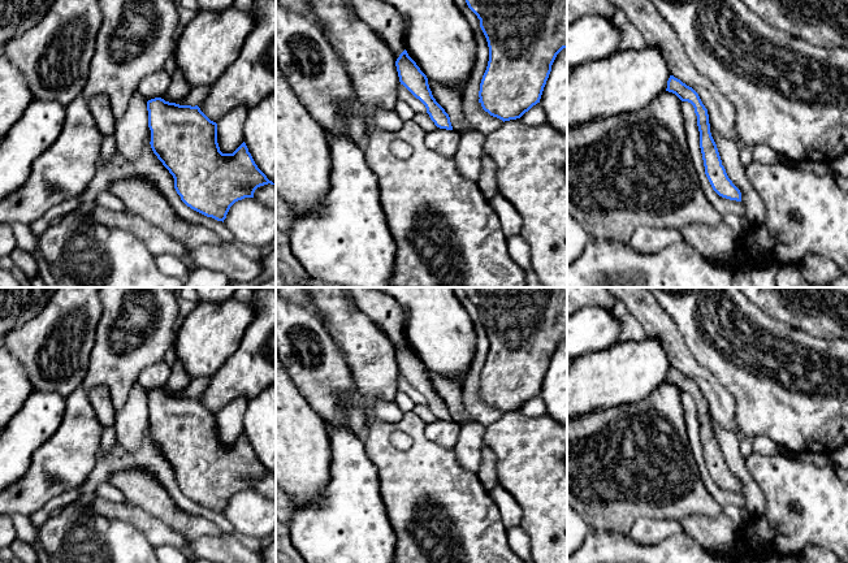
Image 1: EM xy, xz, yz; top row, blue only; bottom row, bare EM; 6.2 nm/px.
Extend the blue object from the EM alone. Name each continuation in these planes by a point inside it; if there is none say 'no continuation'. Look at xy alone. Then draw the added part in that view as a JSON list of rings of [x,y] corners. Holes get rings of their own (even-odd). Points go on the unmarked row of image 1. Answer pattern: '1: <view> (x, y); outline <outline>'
no continuation

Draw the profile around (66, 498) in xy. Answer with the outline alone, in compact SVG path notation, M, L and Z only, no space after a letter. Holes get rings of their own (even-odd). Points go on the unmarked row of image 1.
M73 488L55 498L52 498L43 508L30 516L30 521L34 528L40 528L40 525L49 517L53 510L72 504L79 497L79 489Z

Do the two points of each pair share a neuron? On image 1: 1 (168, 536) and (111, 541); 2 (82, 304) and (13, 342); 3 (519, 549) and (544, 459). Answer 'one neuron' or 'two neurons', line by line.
1: two neurons
2: one neuron
3: two neurons

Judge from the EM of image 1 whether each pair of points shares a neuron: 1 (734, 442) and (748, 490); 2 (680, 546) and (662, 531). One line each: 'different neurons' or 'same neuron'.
1: same neuron
2: different neurons

